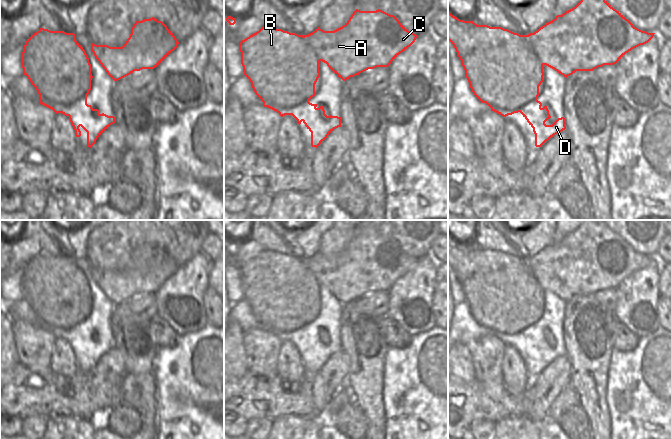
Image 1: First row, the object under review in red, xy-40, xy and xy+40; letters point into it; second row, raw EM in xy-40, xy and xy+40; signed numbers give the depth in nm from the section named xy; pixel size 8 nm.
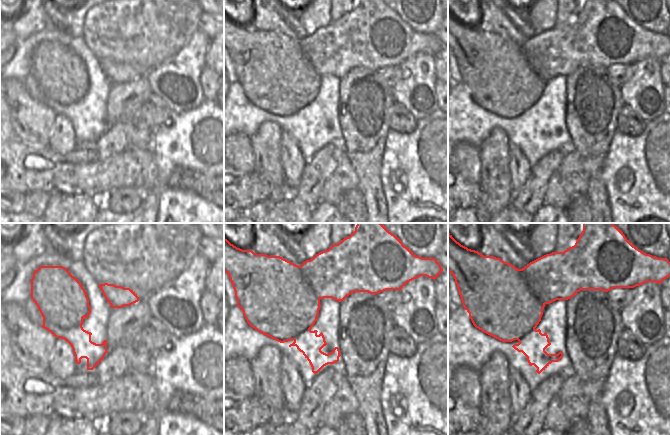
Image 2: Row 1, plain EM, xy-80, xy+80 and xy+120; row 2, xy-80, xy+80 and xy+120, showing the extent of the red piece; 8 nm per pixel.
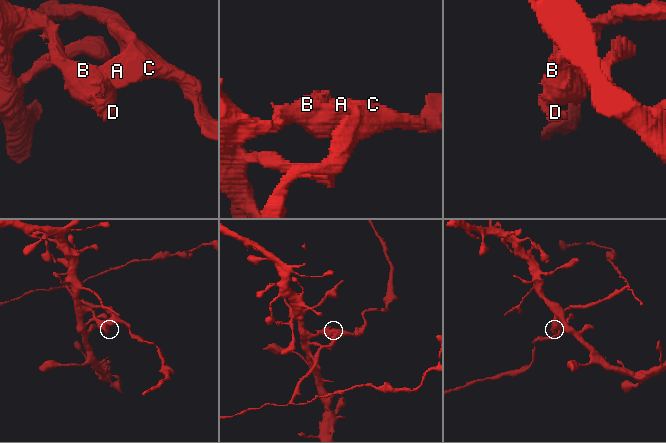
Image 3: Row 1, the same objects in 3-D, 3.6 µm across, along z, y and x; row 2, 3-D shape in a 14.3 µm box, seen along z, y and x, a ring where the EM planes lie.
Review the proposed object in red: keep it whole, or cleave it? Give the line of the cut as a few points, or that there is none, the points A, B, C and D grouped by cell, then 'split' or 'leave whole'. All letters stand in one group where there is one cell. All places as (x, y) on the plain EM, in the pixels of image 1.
cut xy+40 (526, 259), (528, 267), (543, 288); groups A C / B D; split

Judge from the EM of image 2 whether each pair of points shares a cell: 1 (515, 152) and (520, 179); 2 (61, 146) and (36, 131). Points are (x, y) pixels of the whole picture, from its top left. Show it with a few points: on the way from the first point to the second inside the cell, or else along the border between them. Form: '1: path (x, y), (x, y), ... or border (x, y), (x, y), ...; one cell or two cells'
1: path (517, 159), (519, 161), (519, 172); one cell
2: border (56, 116), (49, 135), (48, 145); two cells

